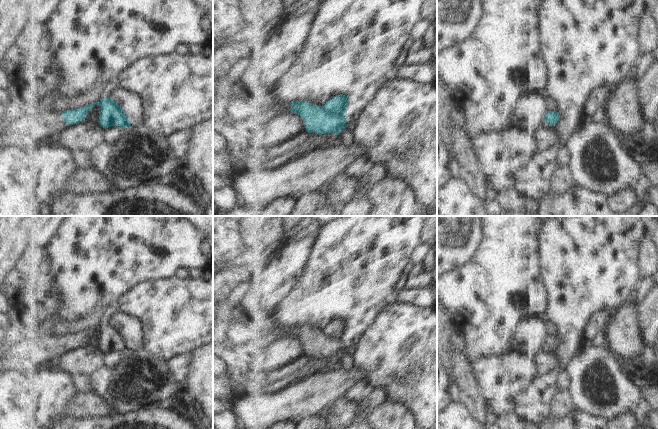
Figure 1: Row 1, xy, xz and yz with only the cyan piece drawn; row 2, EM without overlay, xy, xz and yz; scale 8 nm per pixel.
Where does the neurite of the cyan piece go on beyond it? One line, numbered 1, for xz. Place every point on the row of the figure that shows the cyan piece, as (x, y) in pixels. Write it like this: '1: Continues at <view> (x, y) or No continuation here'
1: No continuation here.

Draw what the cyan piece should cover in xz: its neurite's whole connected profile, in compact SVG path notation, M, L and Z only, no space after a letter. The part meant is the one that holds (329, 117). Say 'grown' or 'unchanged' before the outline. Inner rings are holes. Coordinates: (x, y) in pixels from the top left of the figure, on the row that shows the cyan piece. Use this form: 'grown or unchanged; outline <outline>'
unchanged; outline M340 94L334 96L322 106L307 101L289 103L292 111L298 114L304 122L308 133L316 132L318 135L334 132L335 135L345 129L345 112L347 96Z

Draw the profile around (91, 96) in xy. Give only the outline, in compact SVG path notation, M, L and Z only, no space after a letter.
M109 81L104 82L87 91L78 93L73 96L61 95L58 101L56 102L55 107L59 111L64 112L66 110L87 106L89 104L95 104L96 102L100 101L100 94L102 93L104 87L108 82Z

